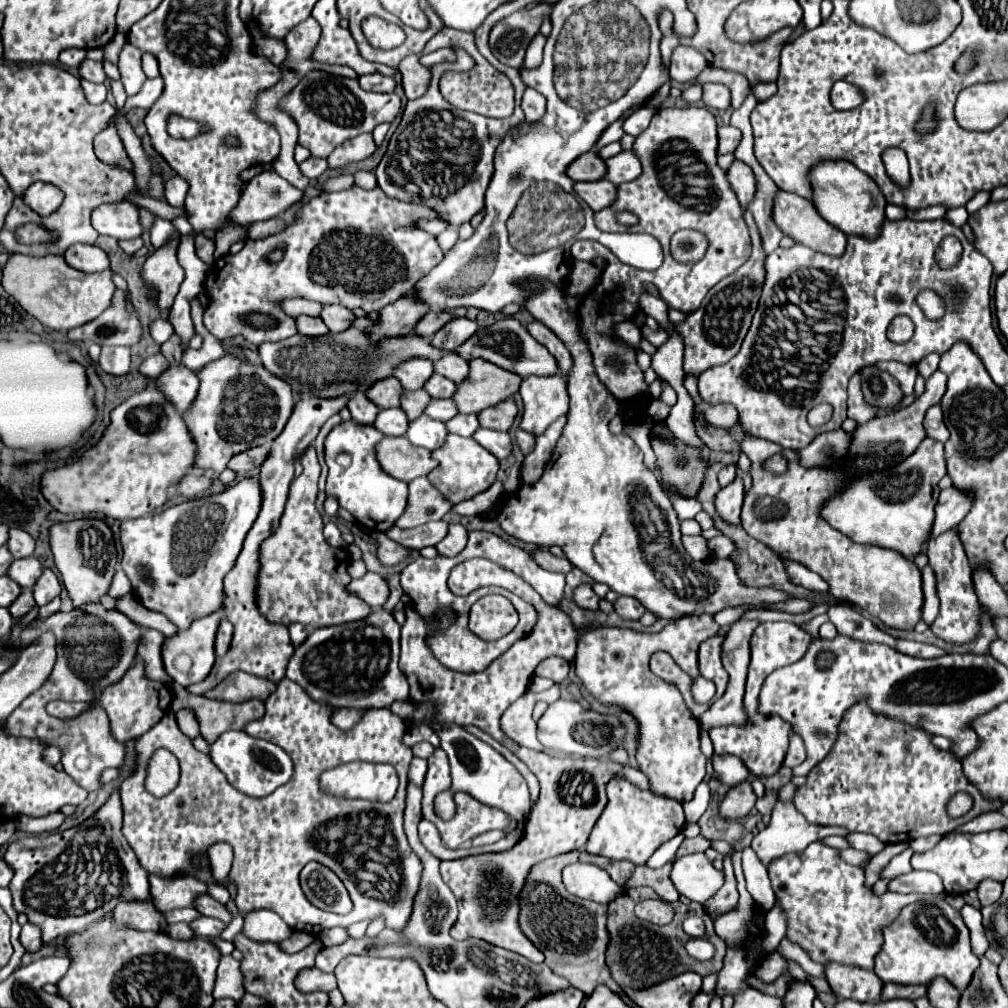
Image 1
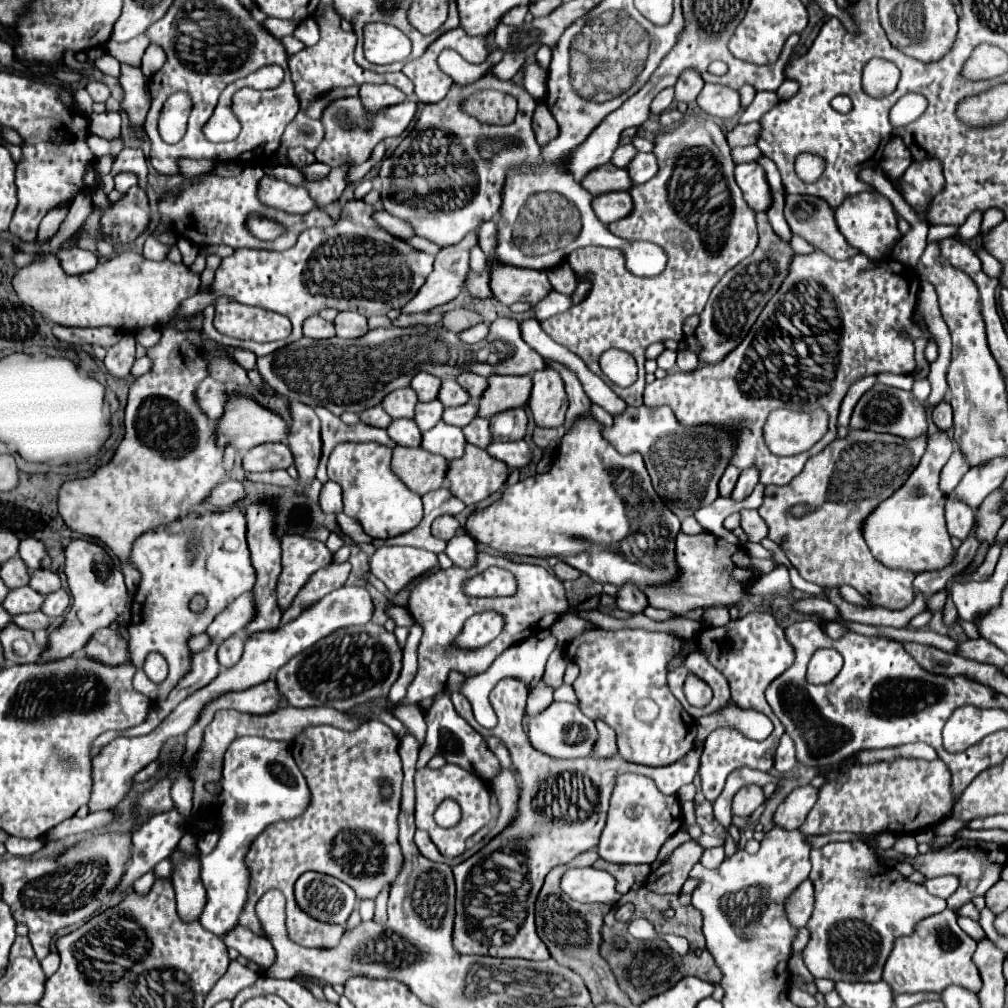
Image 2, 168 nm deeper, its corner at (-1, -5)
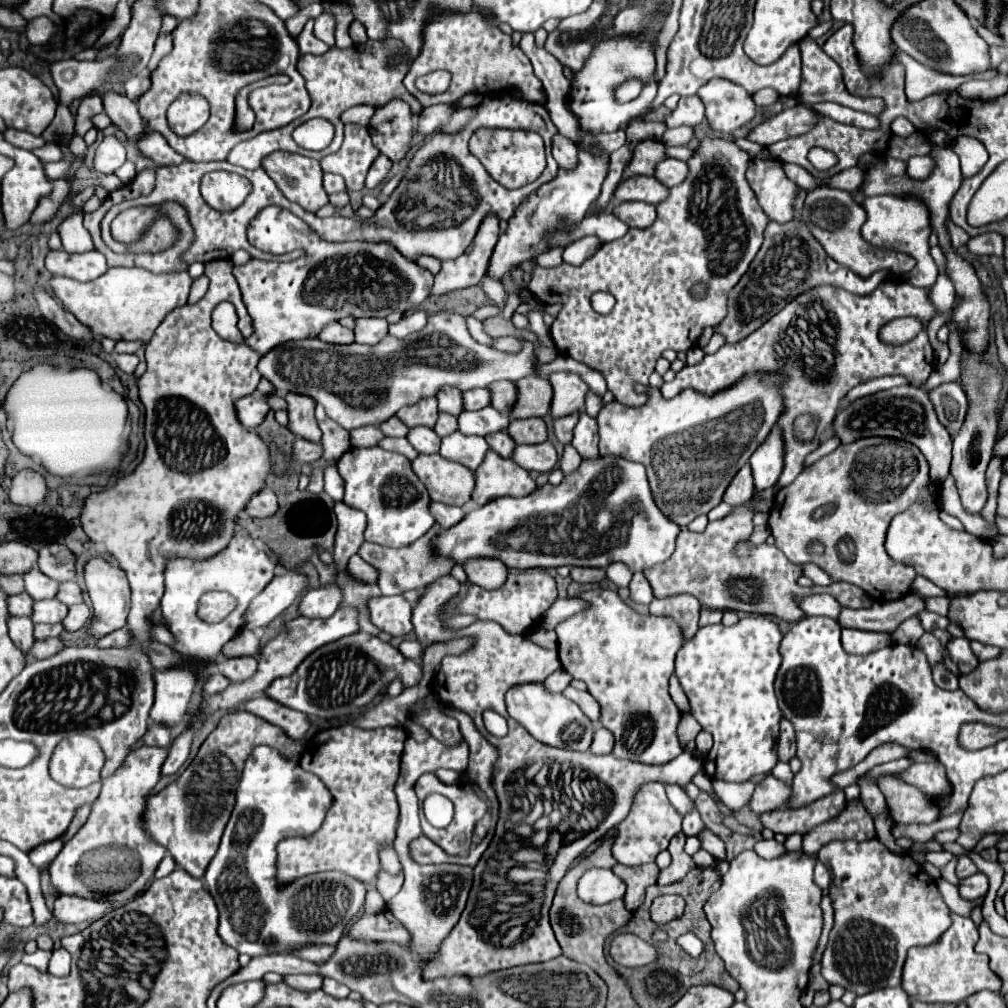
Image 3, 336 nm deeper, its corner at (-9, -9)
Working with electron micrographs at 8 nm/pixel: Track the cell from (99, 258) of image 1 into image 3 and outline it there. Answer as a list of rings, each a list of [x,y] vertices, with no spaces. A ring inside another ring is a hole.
[[[50,250],[46,256],[46,268],[54,276],[74,278],[78,282],[90,282],[108,270],[106,258],[94,250],[82,252],[82,254],[68,254],[64,250]]]

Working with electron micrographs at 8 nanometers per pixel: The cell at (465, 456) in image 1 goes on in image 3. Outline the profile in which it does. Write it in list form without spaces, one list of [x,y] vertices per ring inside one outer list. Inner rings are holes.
[[[490,450],[486,460],[476,470],[476,488],[472,500],[484,506],[486,502],[502,496],[528,496],[536,488],[538,484],[530,478],[528,470],[520,468],[514,460],[506,460]]]

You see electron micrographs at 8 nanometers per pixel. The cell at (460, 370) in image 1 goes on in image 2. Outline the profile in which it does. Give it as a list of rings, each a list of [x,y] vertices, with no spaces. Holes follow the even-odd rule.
[[[462,372],[456,376],[456,382],[470,394],[472,400],[478,400],[478,396],[484,392],[486,388],[486,378],[474,372]]]

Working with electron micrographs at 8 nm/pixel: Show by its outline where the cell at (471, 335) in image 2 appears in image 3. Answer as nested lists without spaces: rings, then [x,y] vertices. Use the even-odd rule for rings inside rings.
[[[496,338],[494,340],[494,344],[492,344],[494,348],[498,348],[498,350],[502,350],[502,352],[520,352],[522,350],[522,344],[520,344],[520,340],[518,338]]]

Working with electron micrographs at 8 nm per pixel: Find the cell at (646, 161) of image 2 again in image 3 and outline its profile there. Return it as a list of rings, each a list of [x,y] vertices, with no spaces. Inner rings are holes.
[[[668,158],[664,160],[662,164],[658,164],[654,176],[658,180],[662,180],[666,186],[678,186],[682,184],[682,180],[686,180],[688,176],[688,164],[682,162],[682,160],[676,160],[676,158]]]

